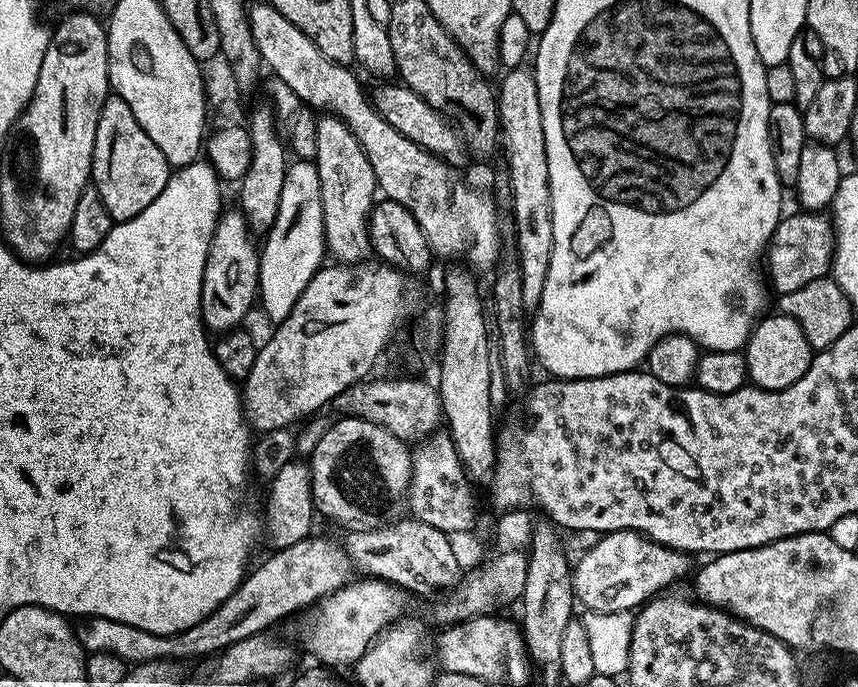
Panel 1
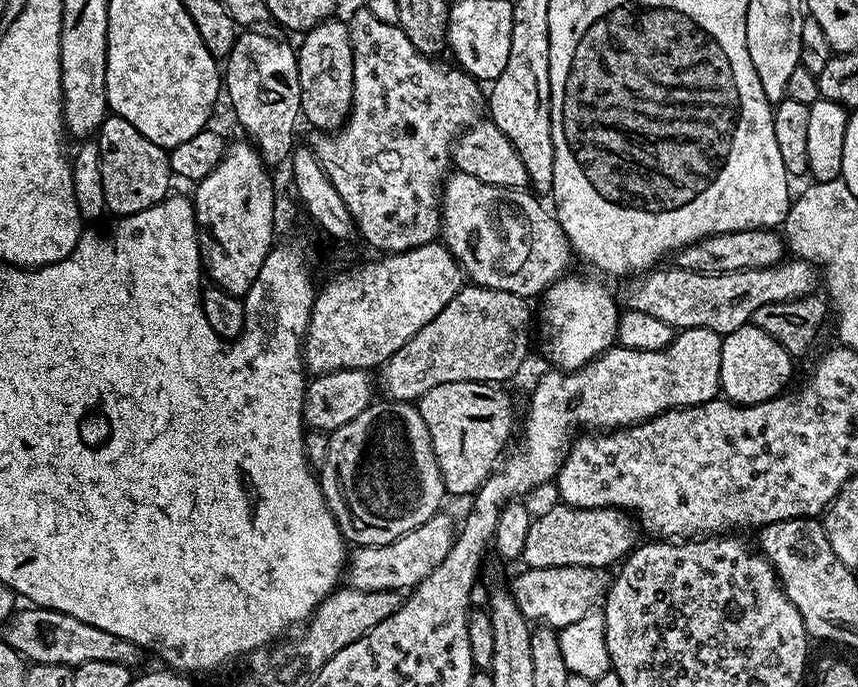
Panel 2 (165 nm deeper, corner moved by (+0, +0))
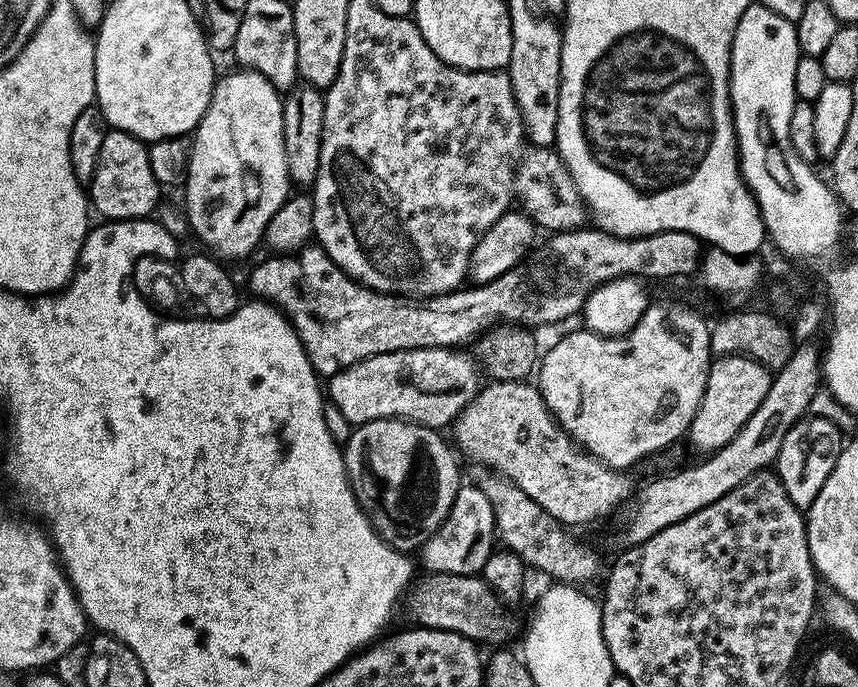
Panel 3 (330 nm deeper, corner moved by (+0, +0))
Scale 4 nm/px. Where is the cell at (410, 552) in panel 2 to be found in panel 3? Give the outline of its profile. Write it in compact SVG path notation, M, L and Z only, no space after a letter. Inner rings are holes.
M465 483L454 498L454 506L450 514L438 526L438 530L419 549L420 560L429 573L462 574L474 576L480 574L486 566L487 559L494 551L494 541L497 539L496 519L490 506L490 498L482 494L475 483Z

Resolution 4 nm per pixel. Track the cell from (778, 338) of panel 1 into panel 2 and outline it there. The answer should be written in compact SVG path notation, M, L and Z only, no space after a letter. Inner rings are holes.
M752 323L727 333L722 339L722 372L720 391L723 399L733 404L761 404L774 400L785 391L792 376L794 357L781 344L774 342L766 330L758 330Z

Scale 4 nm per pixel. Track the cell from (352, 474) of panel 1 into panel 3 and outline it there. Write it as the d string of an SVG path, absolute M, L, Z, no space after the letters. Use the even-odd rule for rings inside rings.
M391 416L385 420L371 420L355 425L347 443L343 445L346 474L348 481L352 483L356 501L364 509L377 534L398 552L411 553L436 533L438 526L442 526L442 522L450 514L454 498L462 487L460 468L456 465L457 453L453 445L440 436L443 435L435 428Z

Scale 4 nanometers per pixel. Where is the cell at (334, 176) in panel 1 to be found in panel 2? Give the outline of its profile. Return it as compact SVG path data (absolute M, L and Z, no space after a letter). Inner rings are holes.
M329 18L303 33L301 44L298 44L296 65L300 83L300 110L305 121L309 120L313 129L322 132L335 132L343 128L348 121L354 98L354 50L350 46L348 25L343 19Z

